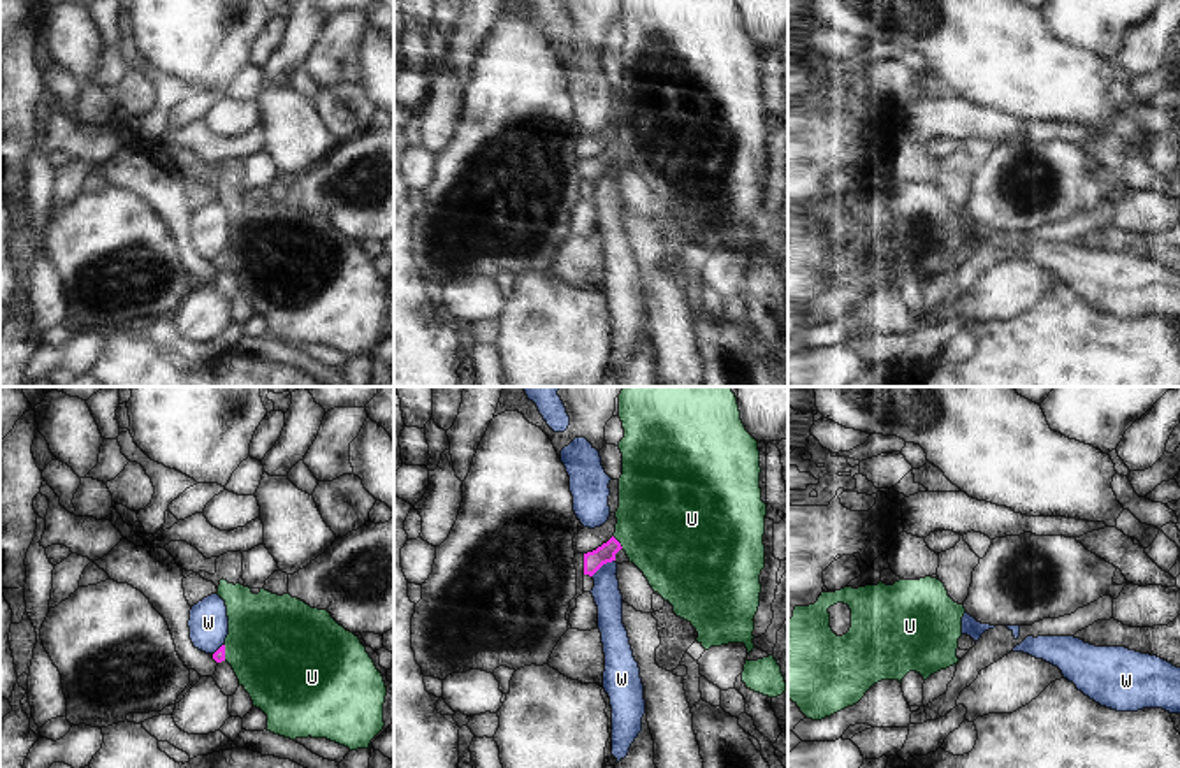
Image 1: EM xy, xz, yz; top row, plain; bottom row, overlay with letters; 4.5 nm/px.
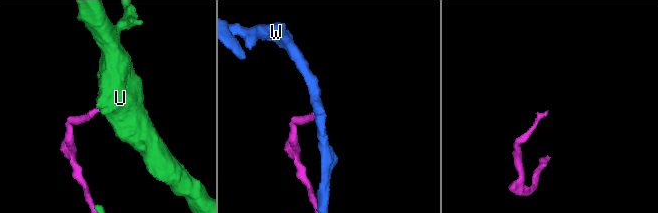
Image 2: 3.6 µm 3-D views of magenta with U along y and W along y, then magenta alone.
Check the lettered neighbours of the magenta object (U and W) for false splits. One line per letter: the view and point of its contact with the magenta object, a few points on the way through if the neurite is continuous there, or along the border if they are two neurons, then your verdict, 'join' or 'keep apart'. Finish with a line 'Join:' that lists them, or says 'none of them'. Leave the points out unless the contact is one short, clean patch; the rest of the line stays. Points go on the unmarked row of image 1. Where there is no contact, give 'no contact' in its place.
U: meets magenta in xz at (618, 148); runs through xz (593, 167), (618, 148), (669, 129); join
W: meets magenta in xz at (602, 171); keep apart
Join: U

